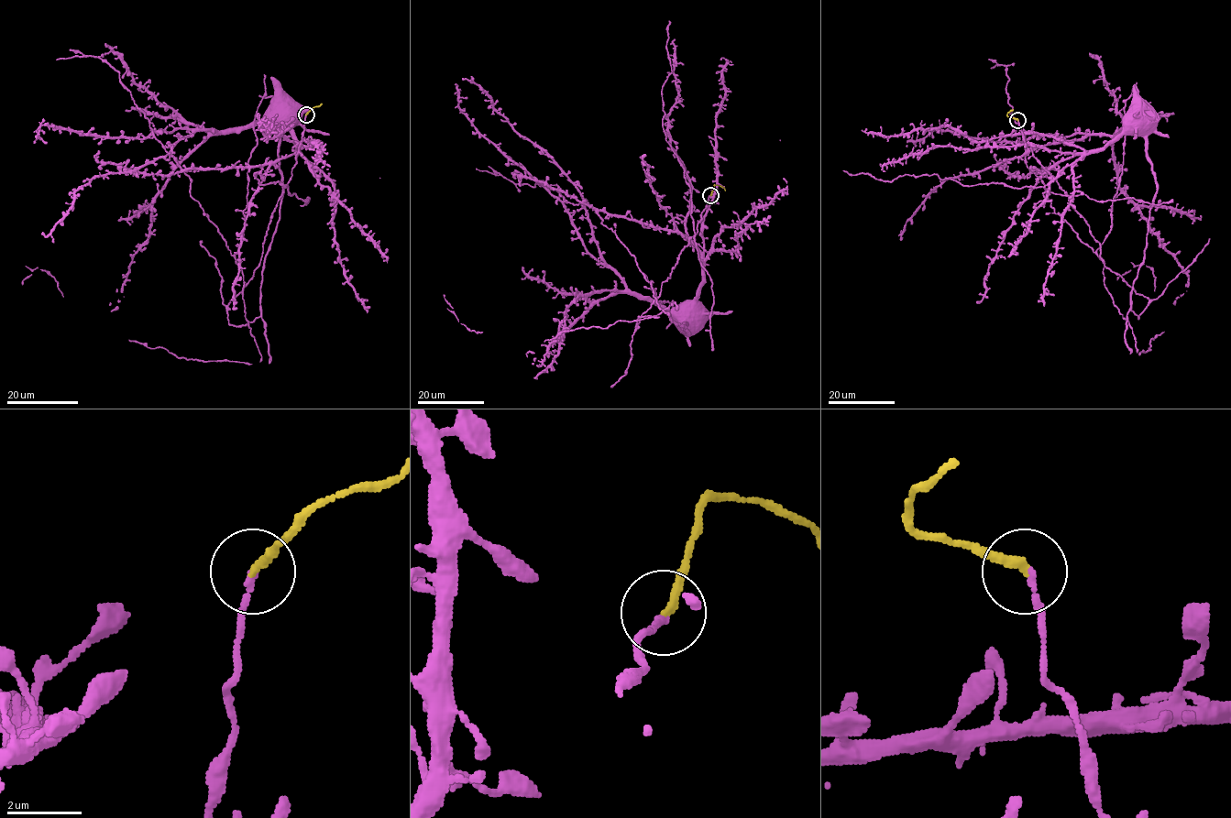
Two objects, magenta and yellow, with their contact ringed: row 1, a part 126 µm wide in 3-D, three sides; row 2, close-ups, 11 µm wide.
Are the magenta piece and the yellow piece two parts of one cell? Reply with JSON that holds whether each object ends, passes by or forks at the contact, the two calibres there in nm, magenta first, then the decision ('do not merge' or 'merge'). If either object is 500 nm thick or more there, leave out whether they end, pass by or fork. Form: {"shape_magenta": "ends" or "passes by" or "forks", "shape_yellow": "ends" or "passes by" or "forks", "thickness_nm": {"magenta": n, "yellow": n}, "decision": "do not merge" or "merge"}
{"shape_magenta": "ends", "shape_yellow": "ends", "thickness_nm": {"magenta": 160, "yellow": 260}, "decision": "merge"}

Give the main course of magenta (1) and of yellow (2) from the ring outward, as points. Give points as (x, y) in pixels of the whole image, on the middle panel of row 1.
1: (710, 196), (707, 202), (708, 212), (702, 227), (703, 283), (697, 296), (682, 309)
2: (710, 195), (715, 185), (721, 186), (725, 190)

